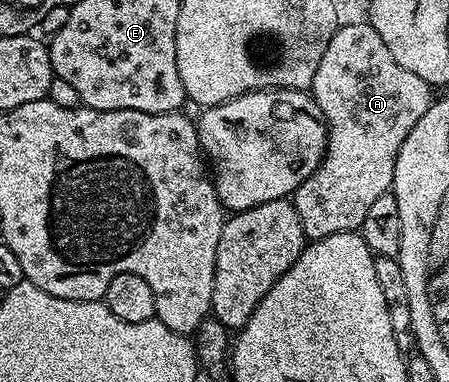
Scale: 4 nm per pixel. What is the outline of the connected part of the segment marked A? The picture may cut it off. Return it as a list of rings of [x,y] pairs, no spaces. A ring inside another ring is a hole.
[[[343,22],[333,34],[333,38],[329,38],[325,54],[321,54],[321,66],[317,66],[317,74],[309,92],[315,105],[323,111],[323,119],[328,127],[327,149],[322,162],[293,193],[293,203],[301,218],[303,233],[308,241],[312,241],[325,238],[329,234],[362,229],[365,214],[371,204],[376,198],[381,198],[381,194],[392,191],[397,154],[413,126],[417,126],[417,122],[421,122],[421,118],[431,108],[433,88],[425,82],[425,78],[417,78],[417,74],[405,70],[405,66],[400,66],[394,60],[393,54],[389,54],[389,46],[381,42],[381,34],[373,30],[370,22]]]

